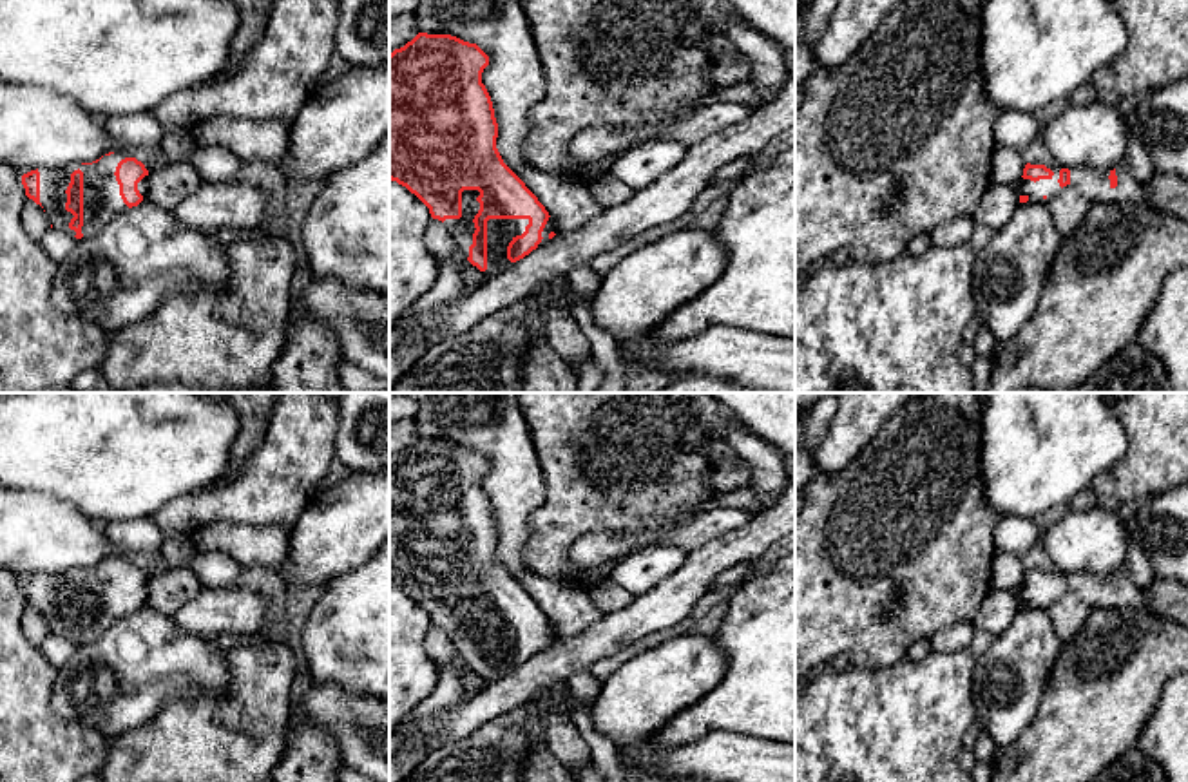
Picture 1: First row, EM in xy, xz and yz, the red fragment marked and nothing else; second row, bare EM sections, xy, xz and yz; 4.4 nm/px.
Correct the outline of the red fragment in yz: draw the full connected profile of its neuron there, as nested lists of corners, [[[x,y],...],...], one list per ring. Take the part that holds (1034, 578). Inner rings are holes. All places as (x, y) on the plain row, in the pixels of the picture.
[[[1027,568],[1016,594],[1020,608],[1049,610],[1067,590],[1076,592],[1092,608],[1137,608],[1154,612],[1146,601],[1145,588],[1132,579],[1126,568],[1121,568],[1110,577],[1097,577],[1088,572],[1074,572],[1068,576],[1056,568]]]

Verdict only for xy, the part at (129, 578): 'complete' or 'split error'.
split error

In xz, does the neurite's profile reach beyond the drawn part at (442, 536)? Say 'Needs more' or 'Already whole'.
Needs more

